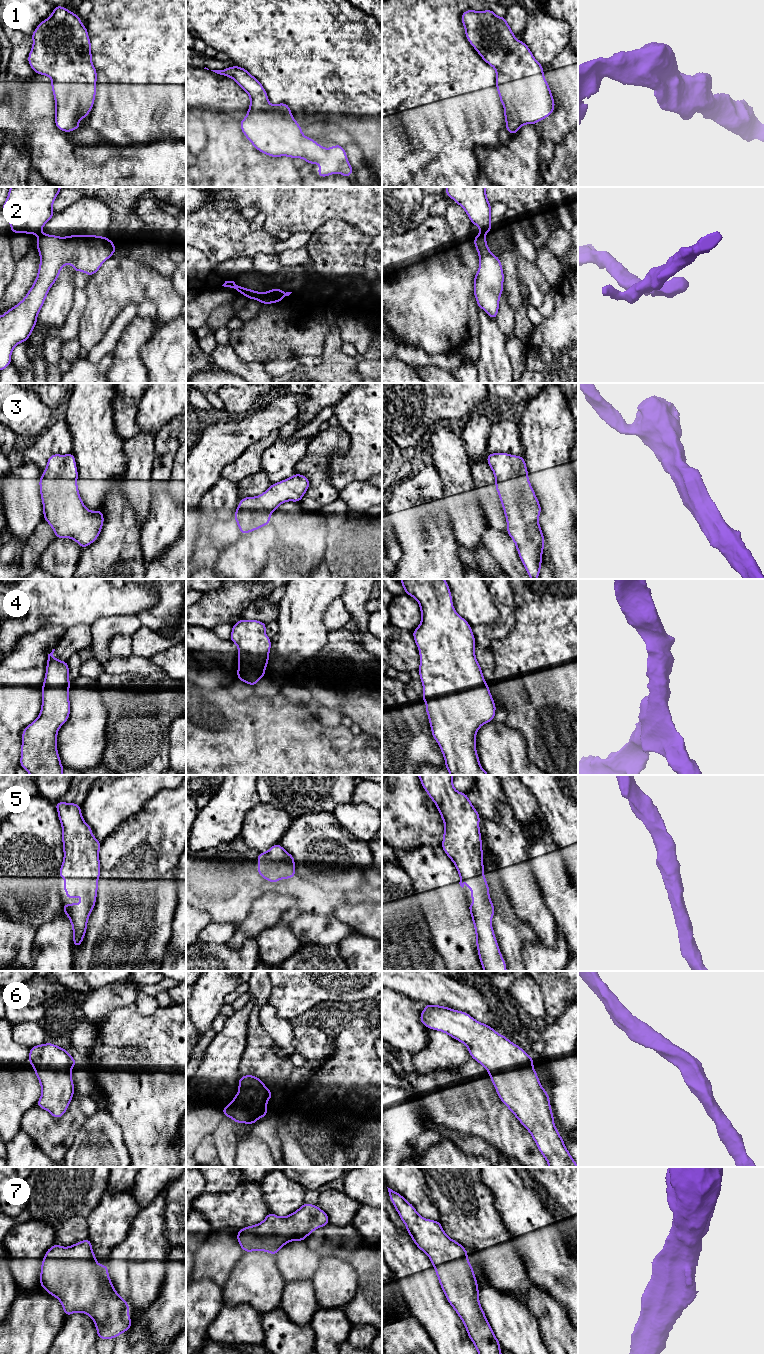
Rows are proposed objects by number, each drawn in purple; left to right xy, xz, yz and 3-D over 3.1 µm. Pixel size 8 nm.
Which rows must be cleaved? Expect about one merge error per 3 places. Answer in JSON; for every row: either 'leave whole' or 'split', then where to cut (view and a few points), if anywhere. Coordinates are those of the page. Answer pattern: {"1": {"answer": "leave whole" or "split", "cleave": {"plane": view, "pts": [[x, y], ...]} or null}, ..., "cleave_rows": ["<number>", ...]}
{"1": {"answer": "leave whole", "cleave": null}, "2": {"answer": "split", "cleave": {"plane": "yz", "pts": [[481, 232], [485, 233]]}}, "3": {"answer": "leave whole", "cleave": null}, "4": {"answer": "leave whole", "cleave": null}, "5": {"answer": "leave whole", "cleave": null}, "6": {"answer": "leave whole", "cleave": null}, "7": {"answer": "leave whole", "cleave": null}, "cleave_rows": ["2"]}

